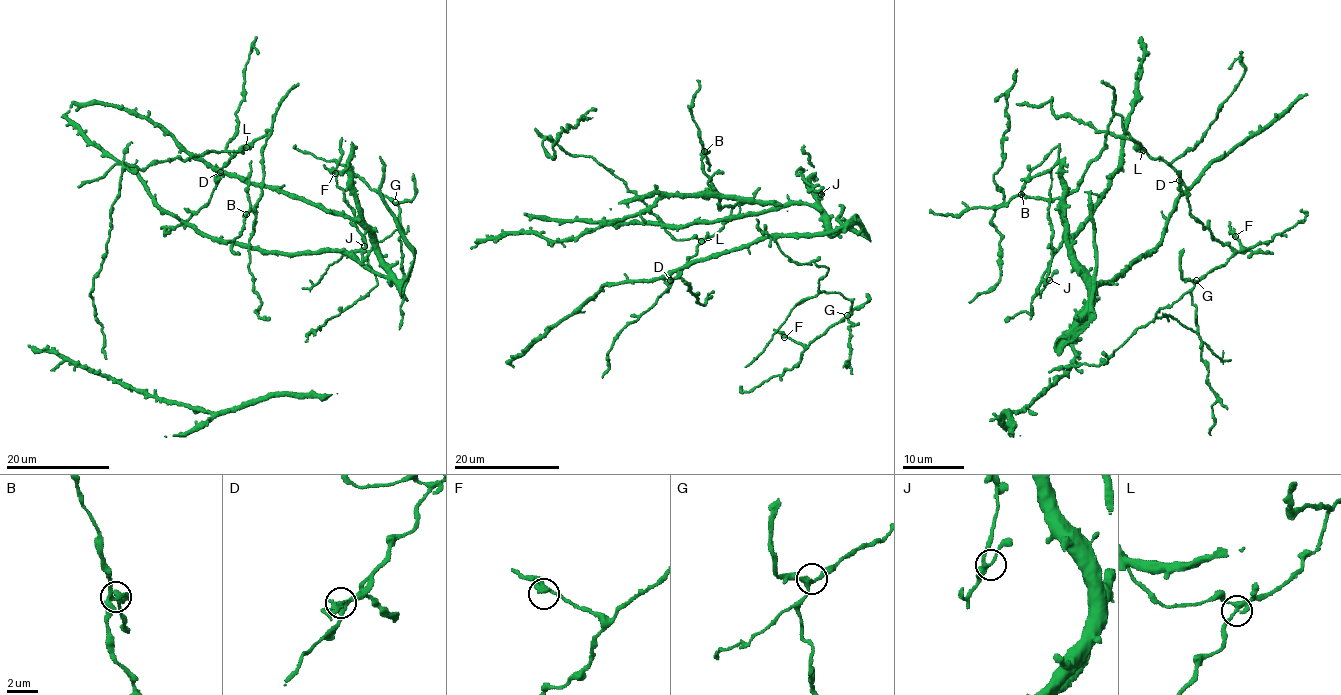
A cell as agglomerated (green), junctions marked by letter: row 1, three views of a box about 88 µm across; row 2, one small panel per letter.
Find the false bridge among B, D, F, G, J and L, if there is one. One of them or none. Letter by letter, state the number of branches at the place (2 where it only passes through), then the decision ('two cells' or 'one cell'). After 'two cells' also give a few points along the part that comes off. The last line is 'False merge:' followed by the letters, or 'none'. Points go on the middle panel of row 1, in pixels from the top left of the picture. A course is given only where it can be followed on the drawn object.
B: 3 | one cell
D: 4 | two cells
F: 3 | one cell
G: 3 | one cell
J: 3 | one cell
L: 3 | one cell
False merge: D

